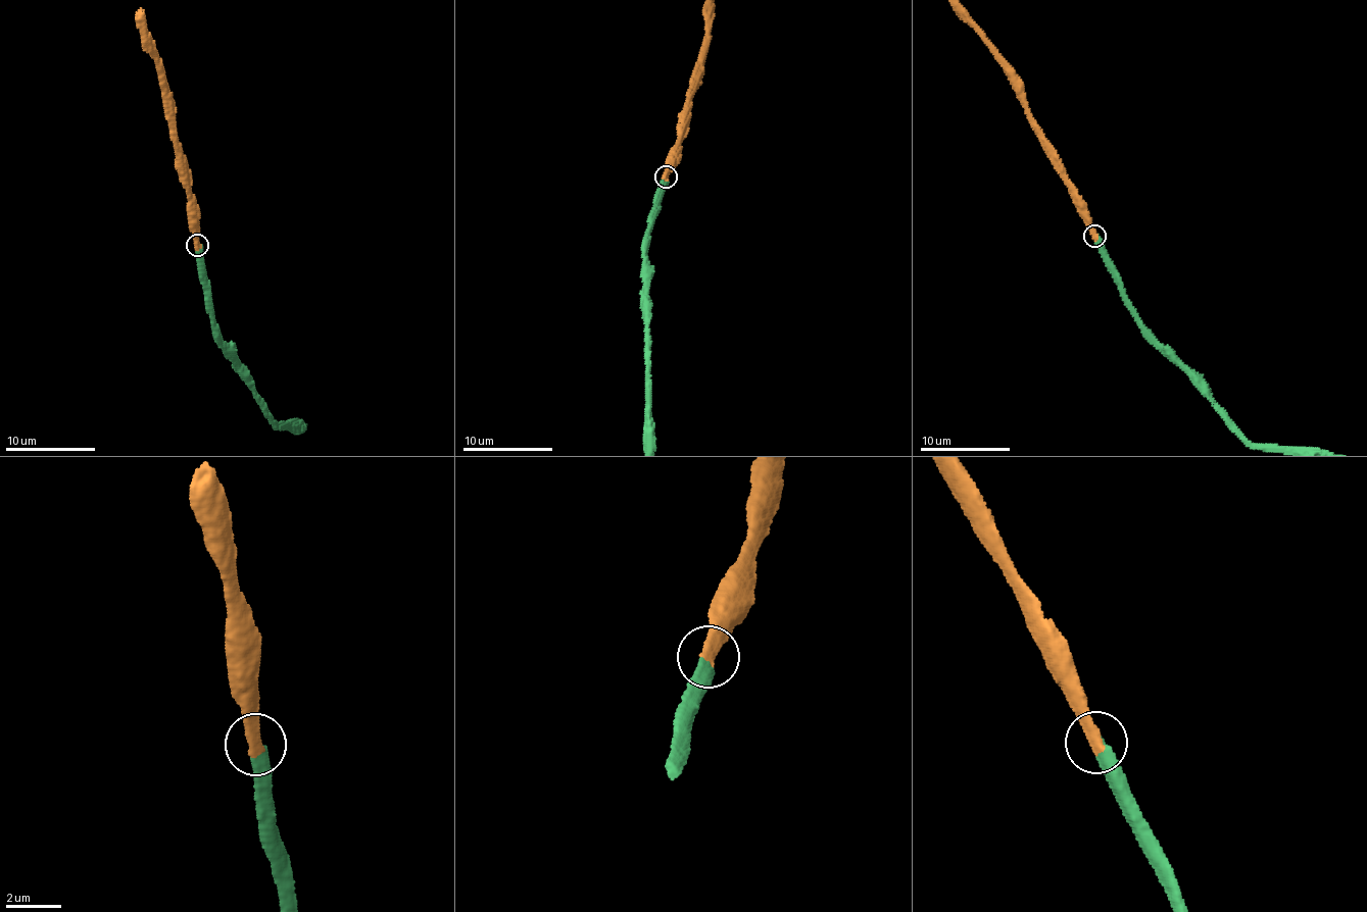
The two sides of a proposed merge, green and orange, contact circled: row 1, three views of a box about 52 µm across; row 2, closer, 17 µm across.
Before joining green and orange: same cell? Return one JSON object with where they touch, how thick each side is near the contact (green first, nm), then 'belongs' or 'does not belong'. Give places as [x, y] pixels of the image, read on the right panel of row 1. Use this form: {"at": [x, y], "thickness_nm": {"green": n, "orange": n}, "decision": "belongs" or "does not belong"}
{"at": [1094, 236], "thickness_nm": {"green": 400, "orange": 400}, "decision": "belongs"}

